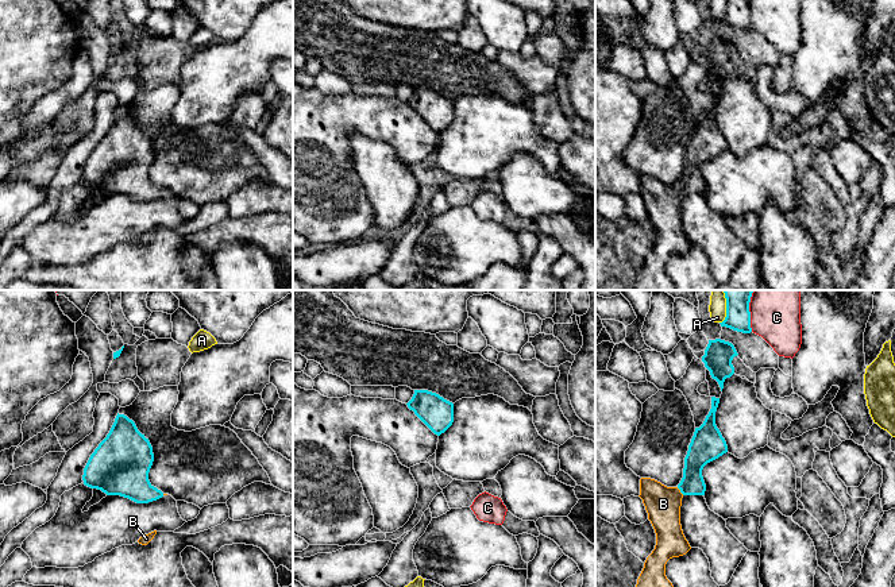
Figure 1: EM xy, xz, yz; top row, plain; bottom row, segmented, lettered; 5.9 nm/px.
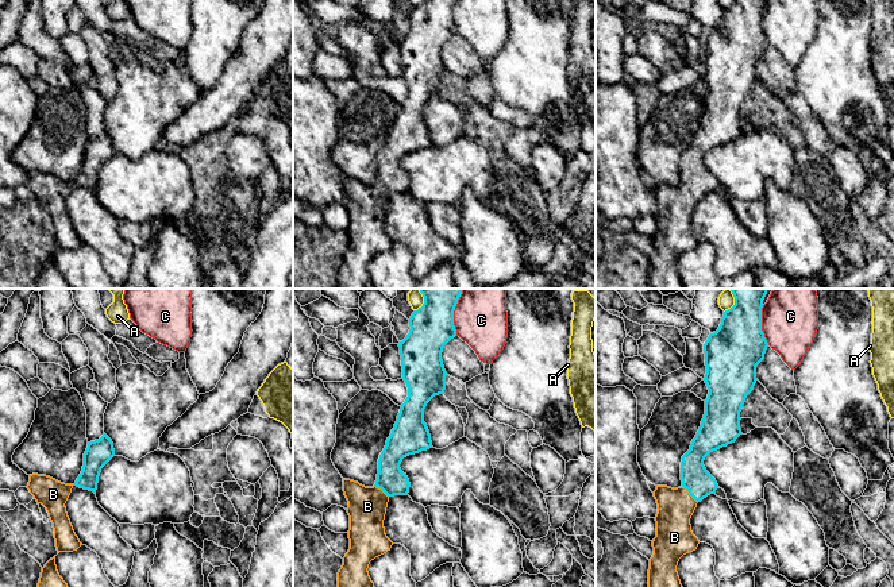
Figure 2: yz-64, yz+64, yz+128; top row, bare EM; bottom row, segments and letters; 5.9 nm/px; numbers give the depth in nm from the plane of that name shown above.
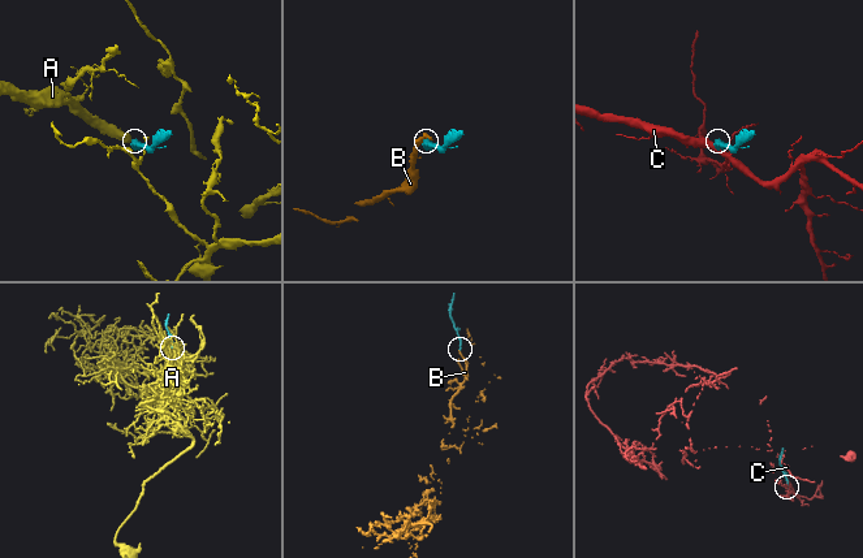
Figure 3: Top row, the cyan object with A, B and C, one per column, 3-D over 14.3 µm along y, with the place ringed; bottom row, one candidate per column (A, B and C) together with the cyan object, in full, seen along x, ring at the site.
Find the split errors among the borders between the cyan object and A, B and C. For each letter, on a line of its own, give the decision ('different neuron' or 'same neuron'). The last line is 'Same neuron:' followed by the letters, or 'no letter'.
A: different neuron
B: same neuron
C: different neuron
Same neuron: B

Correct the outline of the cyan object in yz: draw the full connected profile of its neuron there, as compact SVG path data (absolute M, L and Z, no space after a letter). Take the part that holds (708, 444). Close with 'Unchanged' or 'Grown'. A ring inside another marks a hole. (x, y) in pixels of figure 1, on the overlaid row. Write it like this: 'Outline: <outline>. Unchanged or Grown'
Outline: M711 397L711 409L703 424L695 428L684 457L683 478L676 487L667 487L651 478L640 479L640 498L656 533L656 545L647 557L636 587L674 587L666 576L666 564L686 555L691 547L680 525L684 495L705 495L703 467L728 452L728 445L715 425L720 398Z. Grown

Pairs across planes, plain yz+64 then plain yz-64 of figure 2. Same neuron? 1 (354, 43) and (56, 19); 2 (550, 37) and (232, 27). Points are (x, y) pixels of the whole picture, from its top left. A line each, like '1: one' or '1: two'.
1: one
2: one

